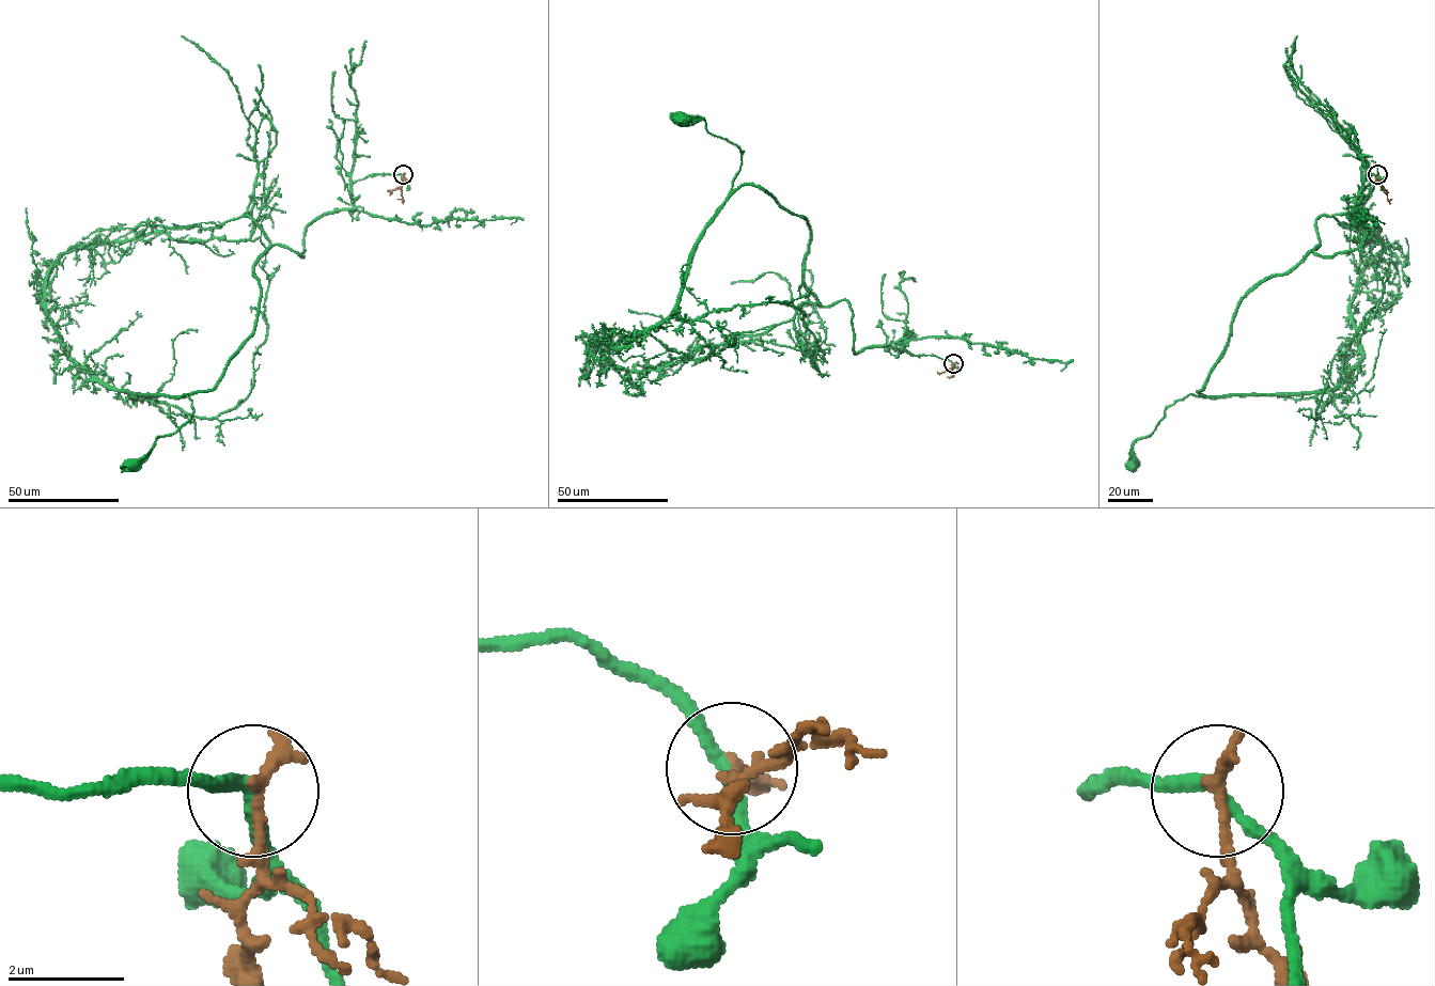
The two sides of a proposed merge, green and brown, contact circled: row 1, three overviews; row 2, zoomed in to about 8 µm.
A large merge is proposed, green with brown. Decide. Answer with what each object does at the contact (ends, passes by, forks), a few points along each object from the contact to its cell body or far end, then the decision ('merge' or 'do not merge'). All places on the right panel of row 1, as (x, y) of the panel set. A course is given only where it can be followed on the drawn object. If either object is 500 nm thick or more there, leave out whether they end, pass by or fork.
green passes by; brown ends; course green (1377, 175), (1353, 207), (1365, 239), (1331, 256), (1321, 245), (1261, 280), (1204, 395), (1170, 405), (1133, 464); course brown (1377, 175), (1391, 199); do not merge

